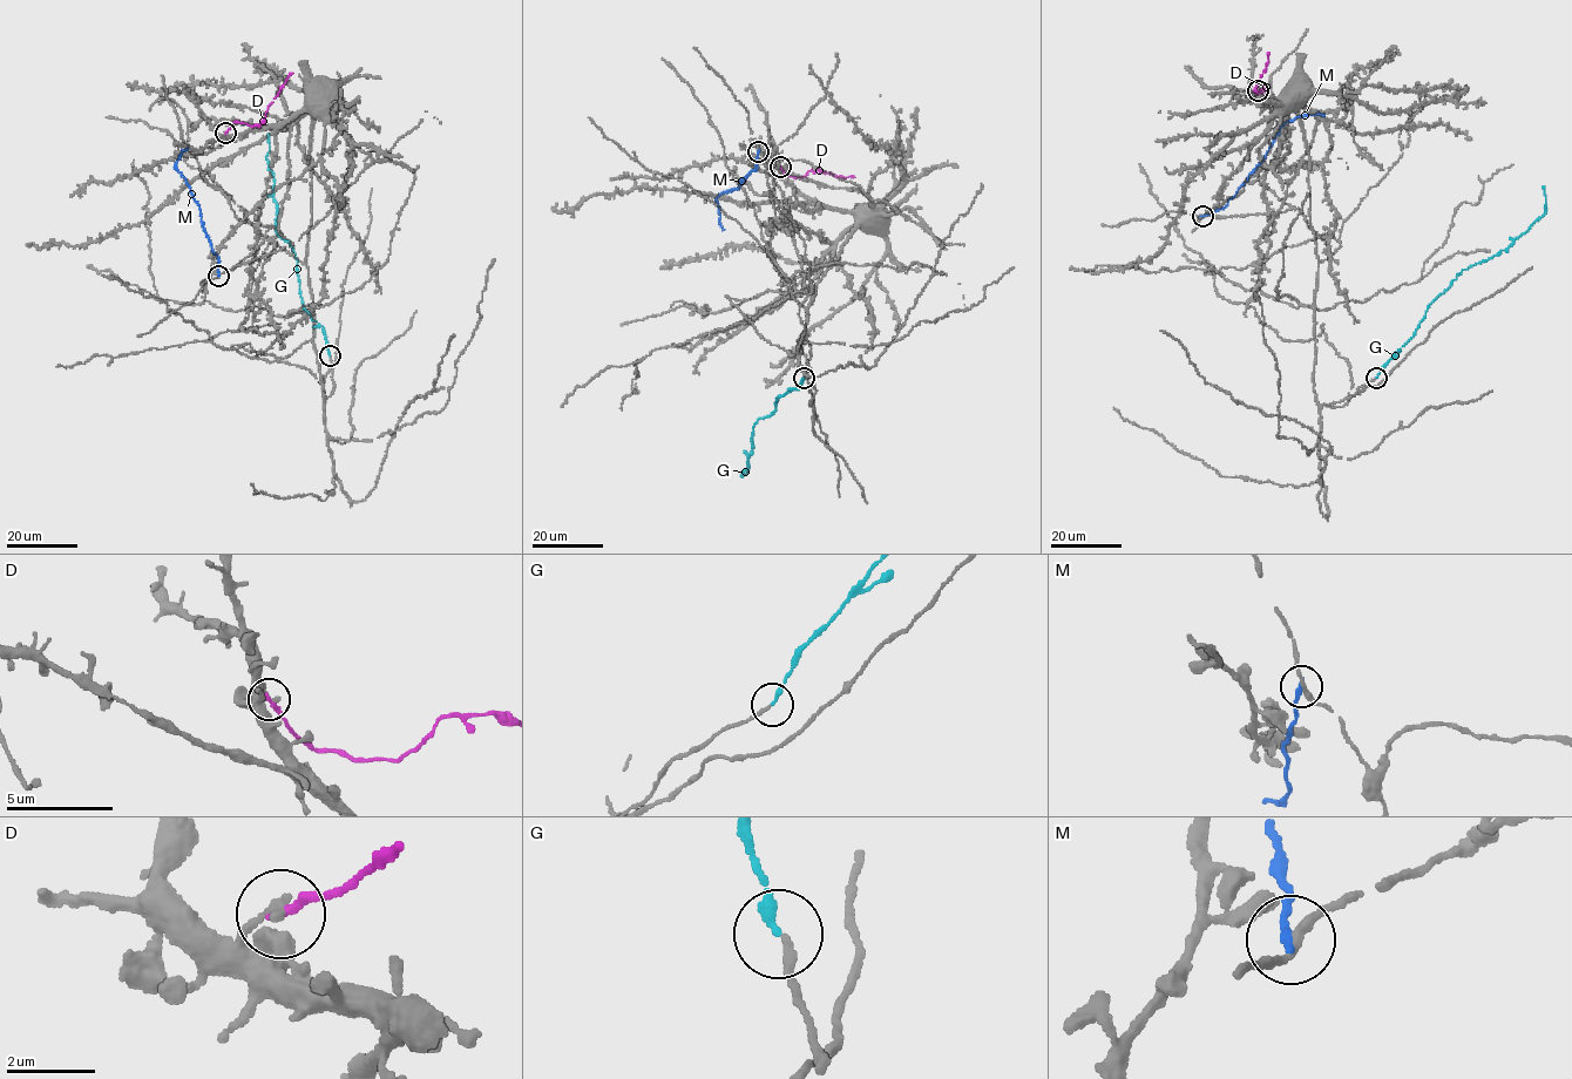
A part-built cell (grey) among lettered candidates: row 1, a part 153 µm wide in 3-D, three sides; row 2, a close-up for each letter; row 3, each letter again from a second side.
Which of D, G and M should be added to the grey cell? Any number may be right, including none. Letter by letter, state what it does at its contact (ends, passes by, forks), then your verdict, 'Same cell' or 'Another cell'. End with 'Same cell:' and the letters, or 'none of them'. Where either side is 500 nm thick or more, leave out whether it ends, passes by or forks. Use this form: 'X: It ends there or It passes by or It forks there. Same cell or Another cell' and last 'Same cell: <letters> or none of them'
D: It ends there. Another cell
G: It ends there. Same cell
M: It ends there. Another cell
Same cell: G

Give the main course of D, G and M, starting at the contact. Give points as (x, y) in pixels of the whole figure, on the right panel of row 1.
D: (1258, 90), (1267, 86), (1265, 92), (1255, 92), (1268, 54)
G: (1376, 378), (1415, 333), (1429, 305), (1462, 269), (1506, 249), (1545, 211), (1544, 185)
M: (1203, 216), (1224, 208), (1262, 162), (1279, 129), (1300, 116), (1325, 114)

